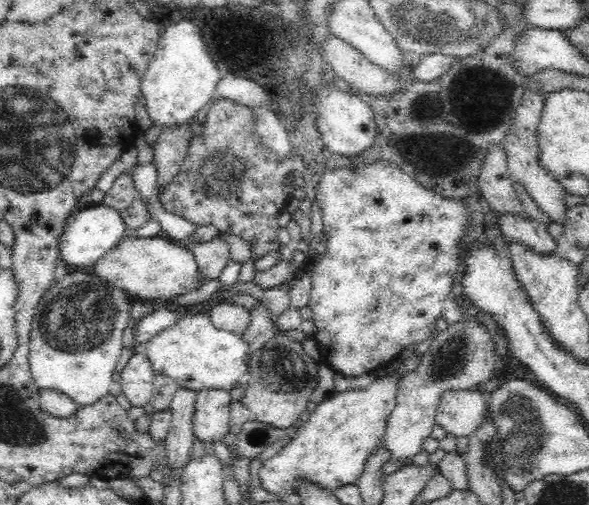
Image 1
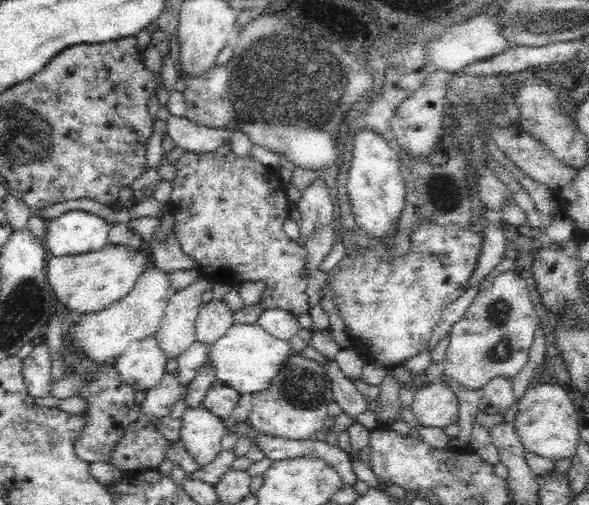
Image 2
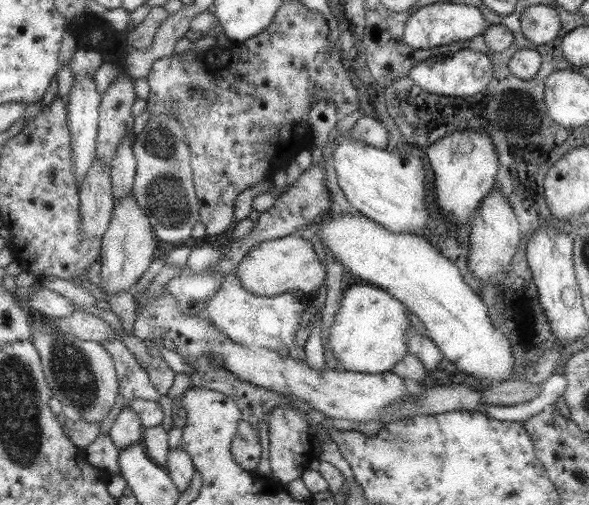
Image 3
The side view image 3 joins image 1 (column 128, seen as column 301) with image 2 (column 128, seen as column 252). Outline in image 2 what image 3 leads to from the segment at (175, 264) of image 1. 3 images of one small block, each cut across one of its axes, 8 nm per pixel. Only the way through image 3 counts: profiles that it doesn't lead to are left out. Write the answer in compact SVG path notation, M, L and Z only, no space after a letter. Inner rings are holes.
M107 244L96 252L72 256L49 256L45 271L54 300L64 303L73 313L98 312L105 306L125 297L138 277L150 264L150 254L143 250L130 250L122 244Z

